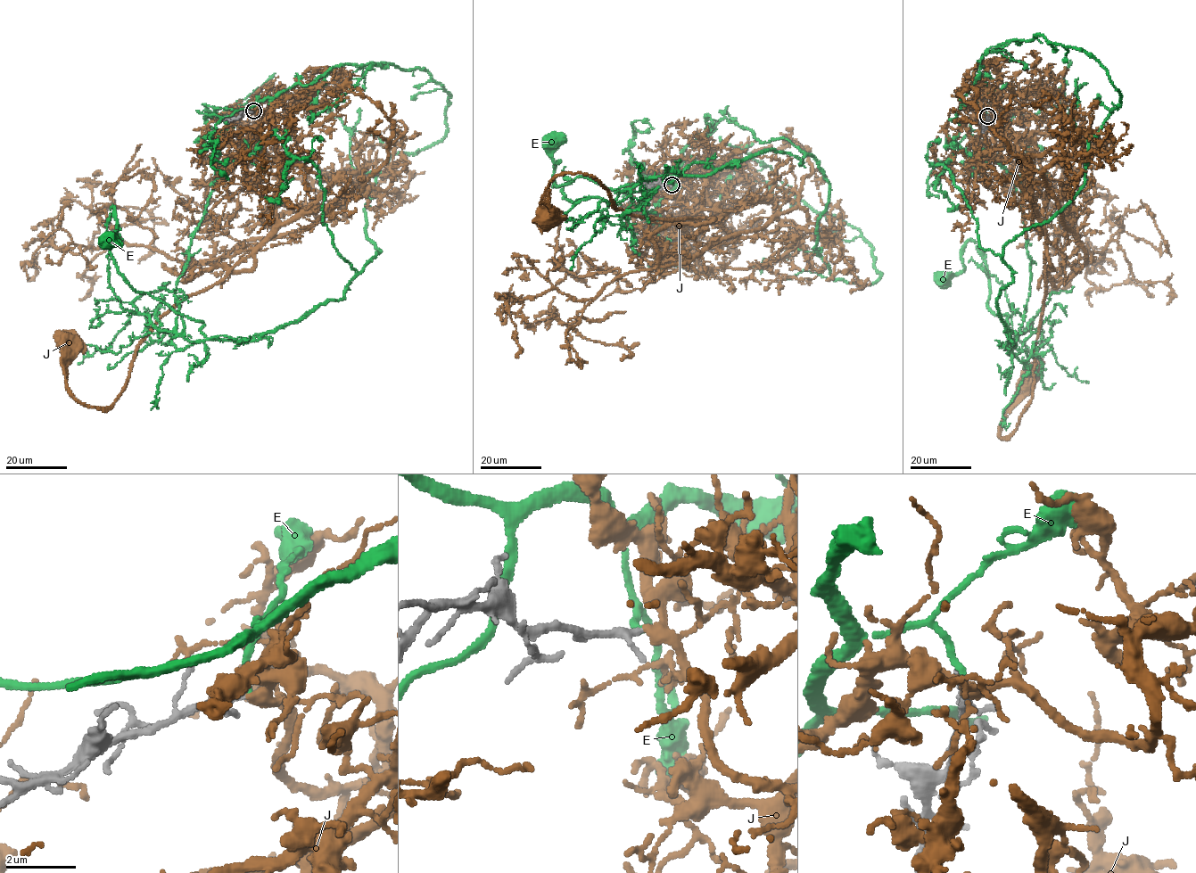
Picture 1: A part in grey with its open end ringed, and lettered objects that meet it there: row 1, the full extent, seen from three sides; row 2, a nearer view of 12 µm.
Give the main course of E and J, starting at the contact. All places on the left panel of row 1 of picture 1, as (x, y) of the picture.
E: (253, 111), (347, 64), (449, 96), (343, 299), (208, 339), (119, 272), (112, 207), (109, 241)
J: (253, 111), (270, 122), (276, 139), (272, 232), (159, 319), (109, 407), (85, 406), (71, 393), (63, 343)

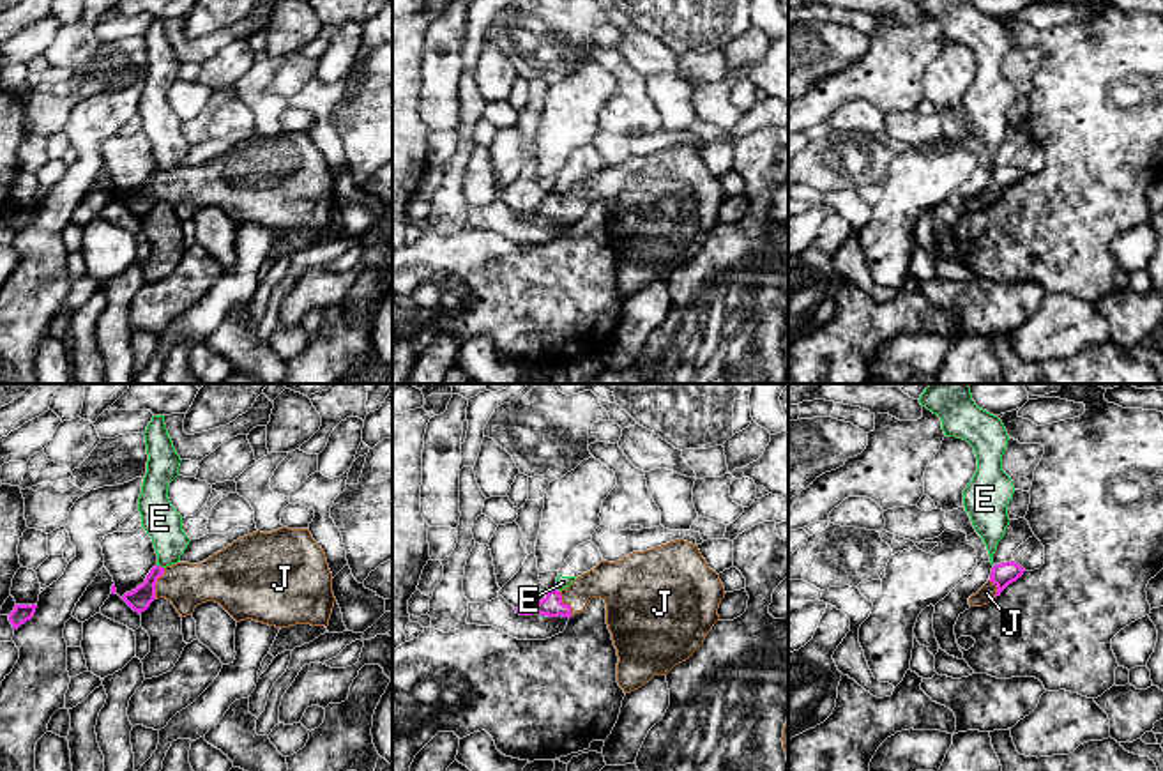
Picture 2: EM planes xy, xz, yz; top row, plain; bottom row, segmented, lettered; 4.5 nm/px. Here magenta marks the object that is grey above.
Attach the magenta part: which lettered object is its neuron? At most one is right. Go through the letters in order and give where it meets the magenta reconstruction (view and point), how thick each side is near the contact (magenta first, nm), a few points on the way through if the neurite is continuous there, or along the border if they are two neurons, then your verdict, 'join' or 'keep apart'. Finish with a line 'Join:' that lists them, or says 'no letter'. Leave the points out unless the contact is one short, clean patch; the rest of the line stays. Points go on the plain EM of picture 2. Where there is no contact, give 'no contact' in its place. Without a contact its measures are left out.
E: contact xy (159, 170); calibres 100 and 170 nm; border xy (156, 168), (163, 172); keep apart
J: contact xy (156, 186); calibres 100 and 200 nm; way xy (142, 200), (156, 186), (179, 186), (186, 190); join
Join: J

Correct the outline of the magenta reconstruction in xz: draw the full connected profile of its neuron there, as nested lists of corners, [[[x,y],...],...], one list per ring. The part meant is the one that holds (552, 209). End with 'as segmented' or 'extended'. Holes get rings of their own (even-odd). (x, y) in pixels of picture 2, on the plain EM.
[[[675,143],[617,166],[601,164],[569,191],[550,193],[536,210],[514,214],[571,221],[601,202],[619,260],[617,286],[631,297],[654,279],[666,279],[703,248],[719,225],[725,198],[698,149]]]; extended

